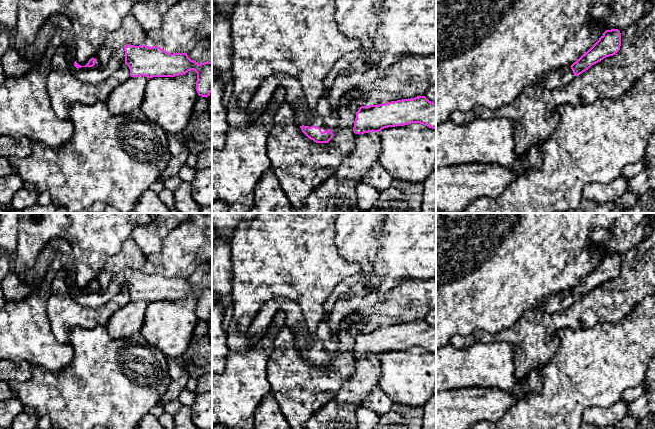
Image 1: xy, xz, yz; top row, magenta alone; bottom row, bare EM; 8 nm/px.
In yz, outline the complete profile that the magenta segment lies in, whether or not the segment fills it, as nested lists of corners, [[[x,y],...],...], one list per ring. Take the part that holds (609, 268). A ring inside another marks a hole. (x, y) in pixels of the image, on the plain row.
[[[618,253],[606,254],[599,264],[576,286],[571,290],[549,296],[539,309],[550,314],[562,311],[572,305],[575,300],[588,294],[592,289],[606,281],[615,279],[620,274],[620,270],[620,255]]]

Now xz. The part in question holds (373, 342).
[[[425,320],[361,330],[356,336],[355,358],[379,356],[384,352],[420,347],[436,353],[436,327]]]

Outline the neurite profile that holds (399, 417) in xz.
[[[393,404],[391,410],[381,416],[374,429],[422,429],[423,407]]]

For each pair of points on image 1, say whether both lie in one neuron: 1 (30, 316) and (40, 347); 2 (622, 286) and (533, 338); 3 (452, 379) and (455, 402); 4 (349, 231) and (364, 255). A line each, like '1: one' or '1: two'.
1: one
2: one
3: two
4: one

